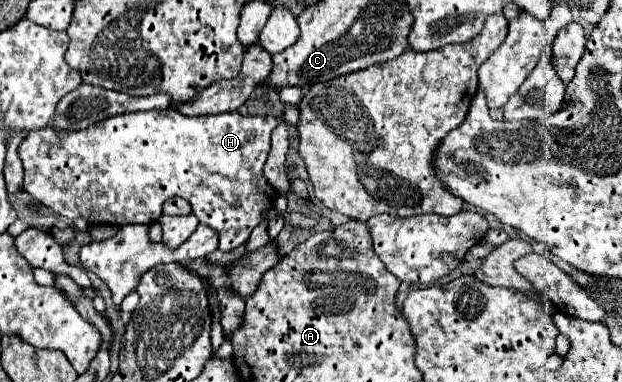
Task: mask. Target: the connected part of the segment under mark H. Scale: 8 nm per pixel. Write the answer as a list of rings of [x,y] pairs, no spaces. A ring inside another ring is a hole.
[[[163,109],[163,111],[139,111],[139,113],[123,113],[123,115],[115,115],[115,117],[109,117],[105,121],[99,121],[91,127],[87,127],[85,131],[57,131],[53,127],[45,127],[45,129],[39,129],[39,131],[29,131],[29,135],[21,141],[19,145],[19,157],[23,161],[23,167],[25,167],[25,181],[23,181],[23,189],[33,197],[37,199],[39,203],[47,205],[49,209],[53,209],[55,213],[75,221],[77,217],[83,217],[87,219],[89,223],[113,223],[113,225],[129,225],[129,223],[155,223],[161,215],[161,209],[163,209],[163,203],[177,195],[177,197],[183,197],[191,203],[193,207],[193,213],[197,215],[197,219],[201,223],[207,223],[209,227],[213,227],[219,235],[219,249],[221,251],[231,251],[235,247],[239,247],[243,241],[249,239],[253,227],[257,227],[257,223],[261,223],[263,219],[263,211],[273,205],[273,199],[275,199],[275,189],[265,181],[263,177],[263,165],[269,157],[269,151],[271,151],[271,131],[279,125],[279,119],[273,117],[273,115],[241,115],[239,111],[233,111],[233,113],[223,113],[223,115],[213,115],[213,117],[185,117],[181,115],[177,109]]]

